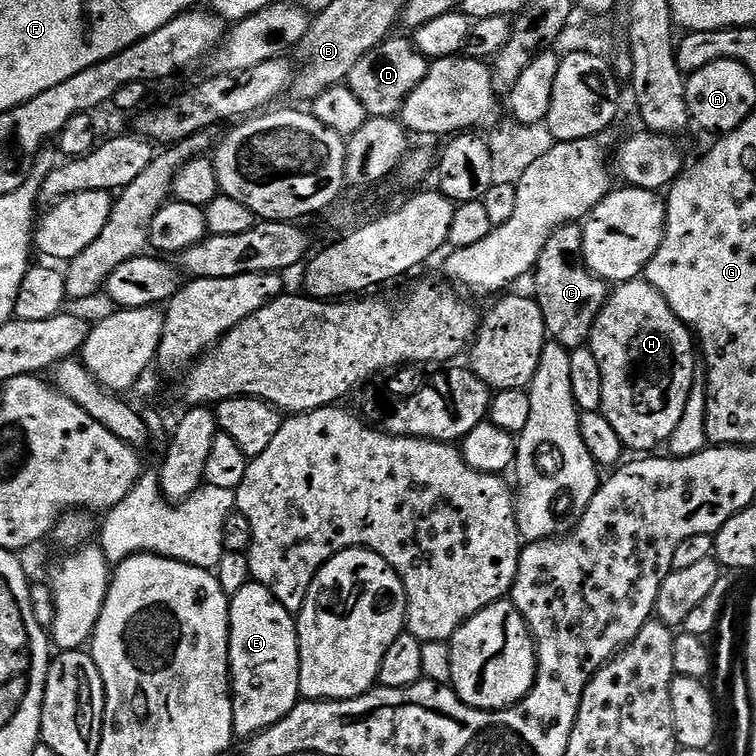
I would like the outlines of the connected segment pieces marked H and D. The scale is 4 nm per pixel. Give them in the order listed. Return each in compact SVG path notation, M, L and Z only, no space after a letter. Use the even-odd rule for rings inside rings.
M631 278L623 282L617 283L615 287L608 293L607 300L604 301L598 313L596 320L592 323L592 331L590 333L590 347L598 366L600 367L600 381L602 382L602 392L600 398L600 411L604 413L604 417L610 422L610 426L614 426L614 434L618 434L618 438L623 442L625 449L634 451L636 454L648 454L659 446L663 440L668 440L676 432L676 427L680 424L680 419L684 416L684 411L688 408L688 391L692 388L690 376L692 374L692 348L694 352L694 336L687 324L676 319L676 315L670 310L670 306L666 302L666 298L662 298L660 291L654 285L649 284L644 278Z
M389 38L383 40L376 48L372 48L348 72L347 85L350 91L356 95L366 106L369 117L386 116L395 117L404 99L422 82L424 75L428 73L429 57L416 49L411 39L395 40Z

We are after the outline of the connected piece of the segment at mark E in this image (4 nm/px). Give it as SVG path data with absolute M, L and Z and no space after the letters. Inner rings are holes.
M255 582L231 593L228 609L228 666L234 710L232 730L237 737L247 738L286 718L302 699L297 617L285 610L269 588Z

